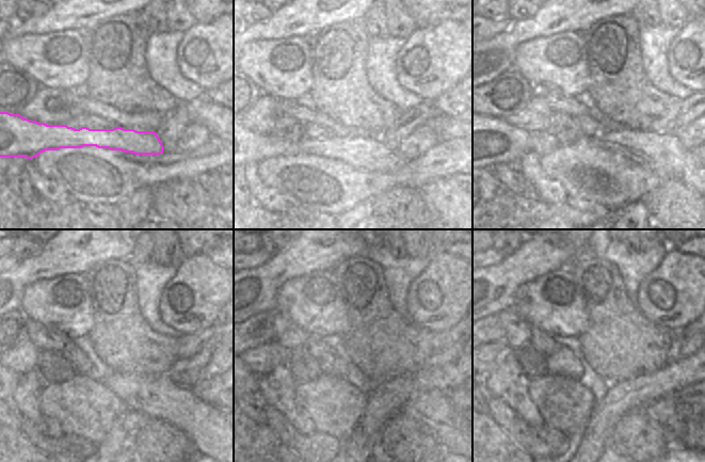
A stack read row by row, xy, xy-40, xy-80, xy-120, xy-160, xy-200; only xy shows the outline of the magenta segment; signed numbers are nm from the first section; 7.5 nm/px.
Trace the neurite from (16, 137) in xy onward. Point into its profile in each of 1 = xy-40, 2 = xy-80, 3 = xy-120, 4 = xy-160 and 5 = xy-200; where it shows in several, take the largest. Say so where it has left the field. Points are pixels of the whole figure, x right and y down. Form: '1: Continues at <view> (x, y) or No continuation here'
1: Continues at xy-40 (266, 144)
2: Continues at xy-80 (652, 162)
3: Continues at xy-120 (177, 401)
4: Continues at xy-160 (434, 410)
5: Continues at xy-200 (662, 410).

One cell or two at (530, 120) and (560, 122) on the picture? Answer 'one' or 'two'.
two

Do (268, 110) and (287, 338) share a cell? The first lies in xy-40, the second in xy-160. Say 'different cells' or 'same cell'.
different cells

